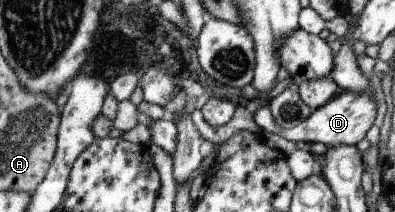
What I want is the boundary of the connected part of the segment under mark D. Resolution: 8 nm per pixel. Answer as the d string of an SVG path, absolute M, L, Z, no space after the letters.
M341 90L326 104L311 111L306 120L298 123L294 128L281 128L278 133L272 133L294 142L322 142L327 147L337 147L341 144L356 145L365 138L368 130L372 128L376 110L376 101L368 91L357 93Z

